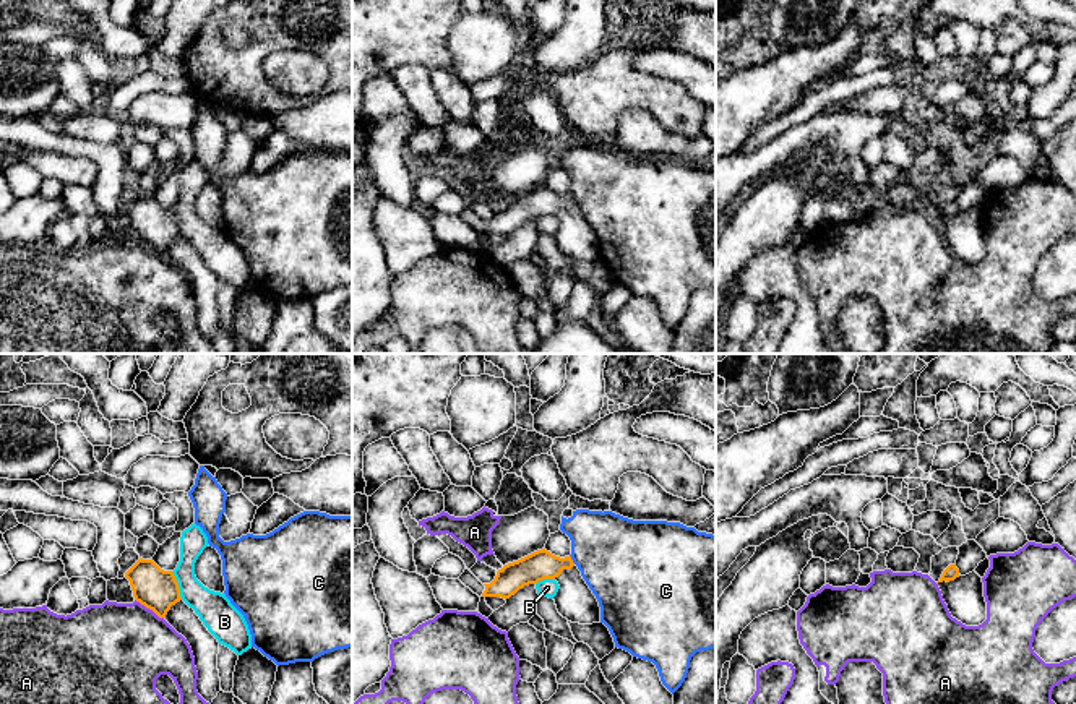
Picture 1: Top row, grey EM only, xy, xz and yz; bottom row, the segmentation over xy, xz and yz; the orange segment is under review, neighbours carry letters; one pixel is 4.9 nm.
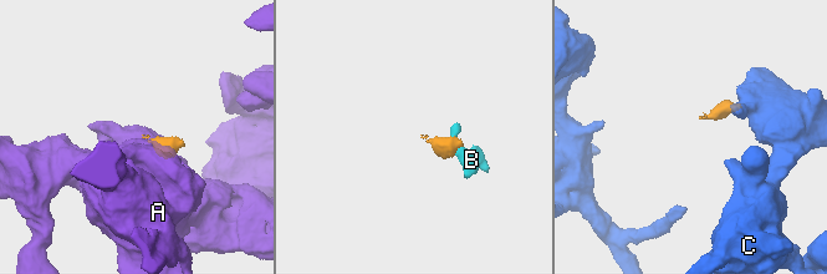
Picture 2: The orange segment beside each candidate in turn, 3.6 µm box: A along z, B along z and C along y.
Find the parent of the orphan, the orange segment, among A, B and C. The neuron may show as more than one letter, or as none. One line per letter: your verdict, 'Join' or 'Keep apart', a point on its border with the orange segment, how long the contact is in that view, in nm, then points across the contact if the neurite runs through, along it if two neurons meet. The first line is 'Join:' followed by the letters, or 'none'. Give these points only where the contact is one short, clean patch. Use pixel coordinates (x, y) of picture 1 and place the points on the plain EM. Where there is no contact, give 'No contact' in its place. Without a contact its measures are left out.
Join: none
A: Keep apart. Touches orange at xy (150, 245). Shared border 170 nm. Boundary: xy (135, 236), (163, 255)
B: Keep apart. Touches orange at xy (177, 223). Shared border 150 nm. Boundary: xy (172, 208), (182, 236)
C: Keep apart. Touches orange at xz (572, 197). Shared border 50 nm. Boundary: xz (570, 192), (575, 200)

